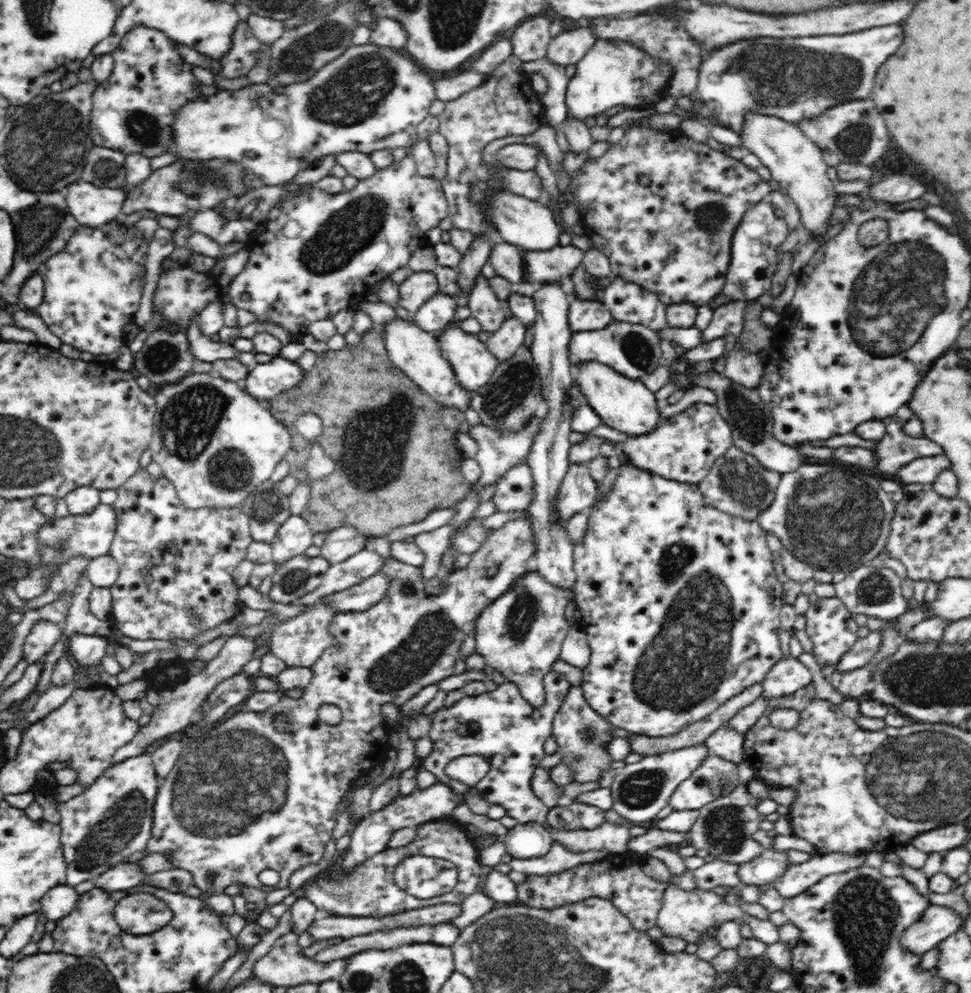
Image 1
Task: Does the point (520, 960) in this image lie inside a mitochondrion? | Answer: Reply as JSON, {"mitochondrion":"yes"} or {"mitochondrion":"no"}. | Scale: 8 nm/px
{"mitochondrion":"yes"}

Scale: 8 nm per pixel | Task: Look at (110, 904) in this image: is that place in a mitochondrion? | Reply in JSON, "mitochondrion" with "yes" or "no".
{"mitochondrion":"no"}

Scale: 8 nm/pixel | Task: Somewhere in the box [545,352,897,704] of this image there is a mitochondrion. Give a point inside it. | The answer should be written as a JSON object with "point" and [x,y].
{"point":[835,519]}

